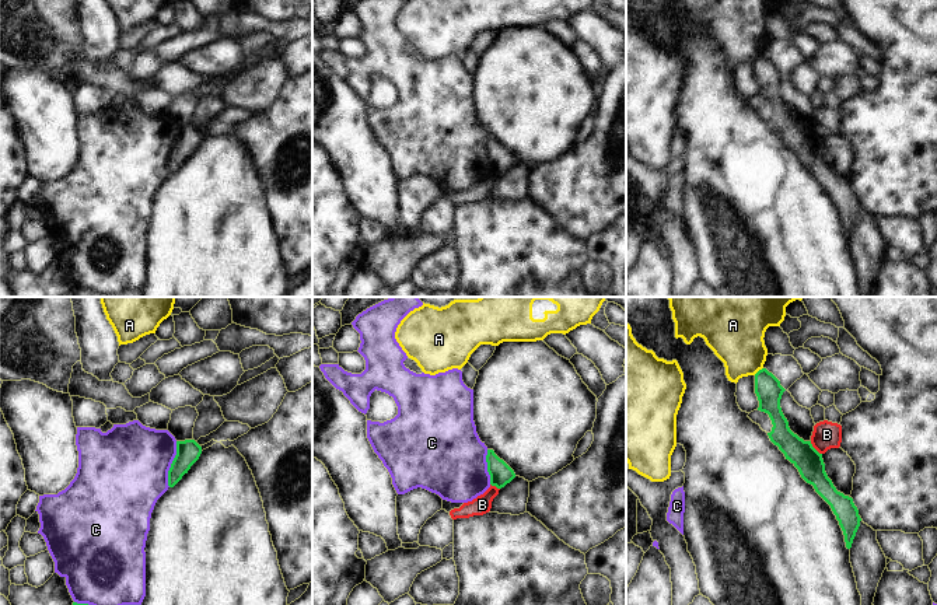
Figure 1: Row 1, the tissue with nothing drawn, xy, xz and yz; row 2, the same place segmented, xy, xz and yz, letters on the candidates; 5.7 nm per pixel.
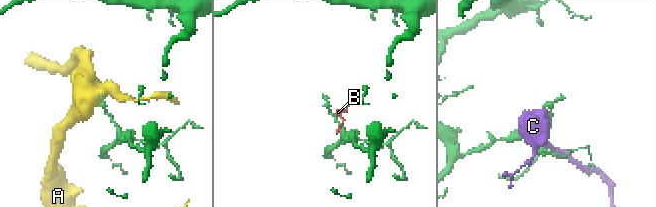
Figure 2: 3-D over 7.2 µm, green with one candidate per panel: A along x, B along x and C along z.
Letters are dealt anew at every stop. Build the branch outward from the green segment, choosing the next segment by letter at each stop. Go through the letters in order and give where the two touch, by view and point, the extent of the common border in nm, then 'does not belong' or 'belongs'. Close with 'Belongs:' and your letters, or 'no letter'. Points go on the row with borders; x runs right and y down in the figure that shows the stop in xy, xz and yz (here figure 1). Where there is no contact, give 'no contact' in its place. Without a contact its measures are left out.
A: contact yz (759, 370); length 70 nm; does not belong
B: contact yz (814, 448); length 100 nm; does not belong
C: contact xy (171, 464); length 260 nm; does not belong
Belongs: no letter

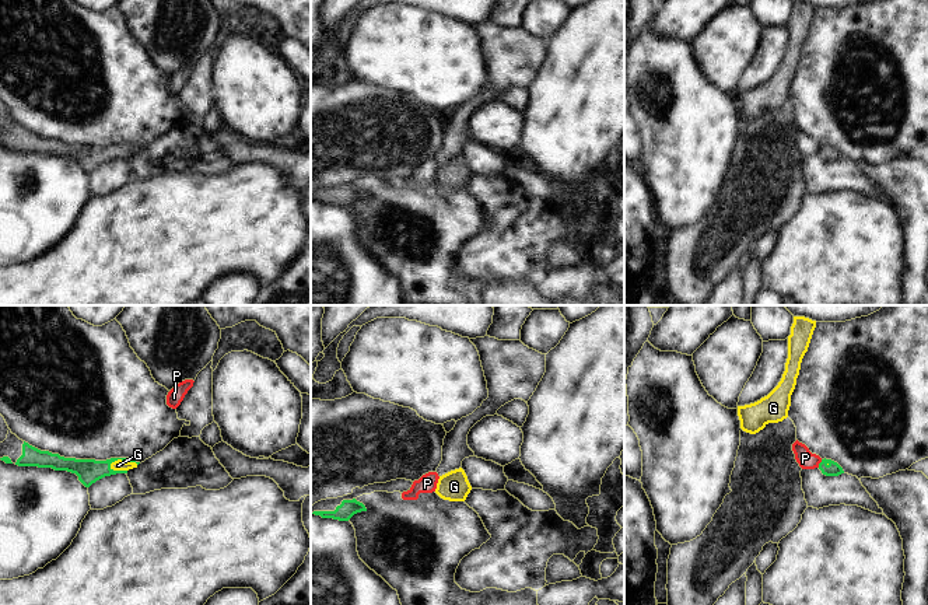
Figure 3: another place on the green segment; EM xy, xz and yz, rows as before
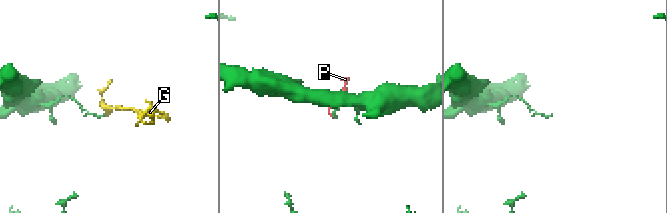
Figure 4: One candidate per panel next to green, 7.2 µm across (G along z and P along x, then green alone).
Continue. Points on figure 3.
G: contact xy (122, 460); length 170 nm; belongs
P: contact yz (819, 464); length 50 nm; does not belong
Belongs: G

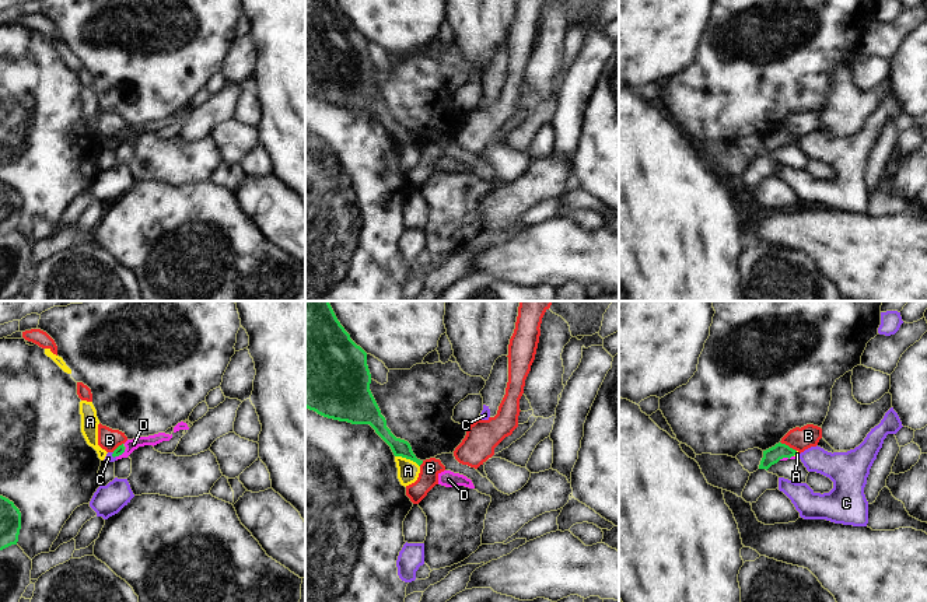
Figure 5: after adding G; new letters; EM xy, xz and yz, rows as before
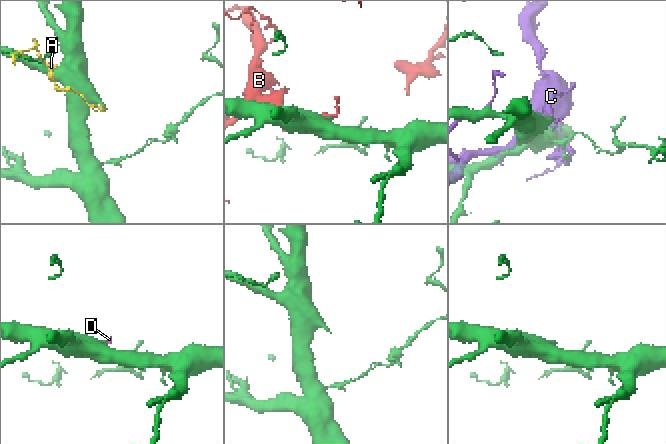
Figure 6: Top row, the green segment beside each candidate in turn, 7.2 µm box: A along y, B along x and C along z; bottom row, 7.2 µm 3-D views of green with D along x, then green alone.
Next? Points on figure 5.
A: contact xz (408, 458); length 160 nm; does not belong
B: contact yz (787, 445); length 110 nm; does not belong
C: contact xy (112, 455); length 40 nm; does not belong
D: contact yz (786, 457); length 90 nm; belongs
Belongs: D

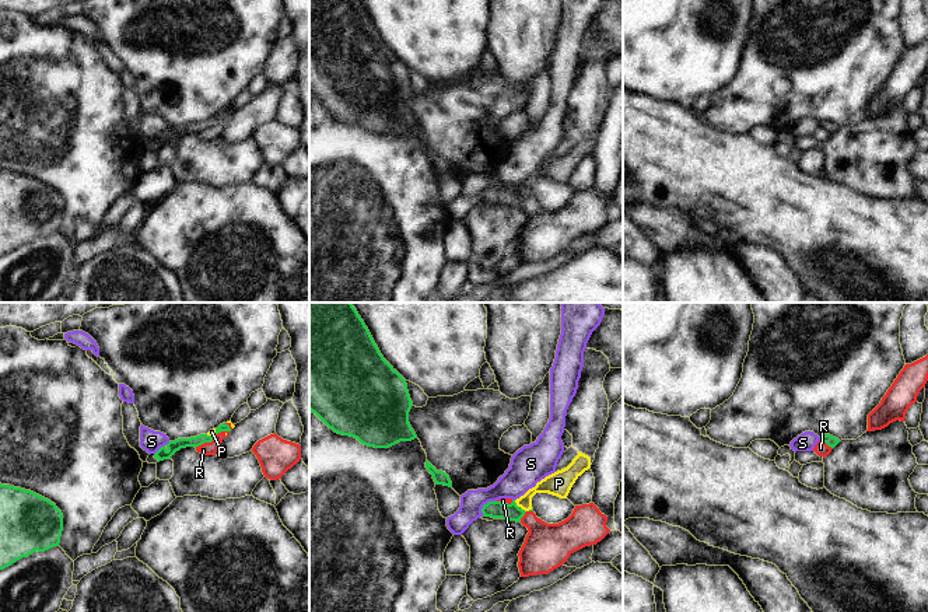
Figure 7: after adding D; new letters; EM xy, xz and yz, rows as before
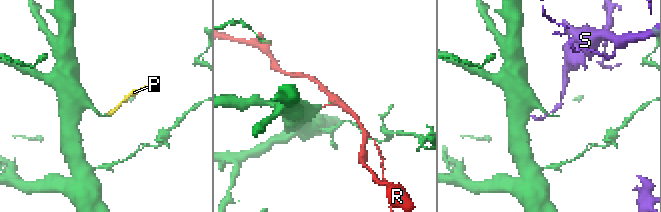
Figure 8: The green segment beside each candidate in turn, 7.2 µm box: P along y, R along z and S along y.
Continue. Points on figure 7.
P: contact xz (515, 504); length 50 nm; belongs
R: contact yz (826, 443); length 90 nm; does not belong
S: contact xz (484, 504); length 120 nm; does not belong
Belongs: P

